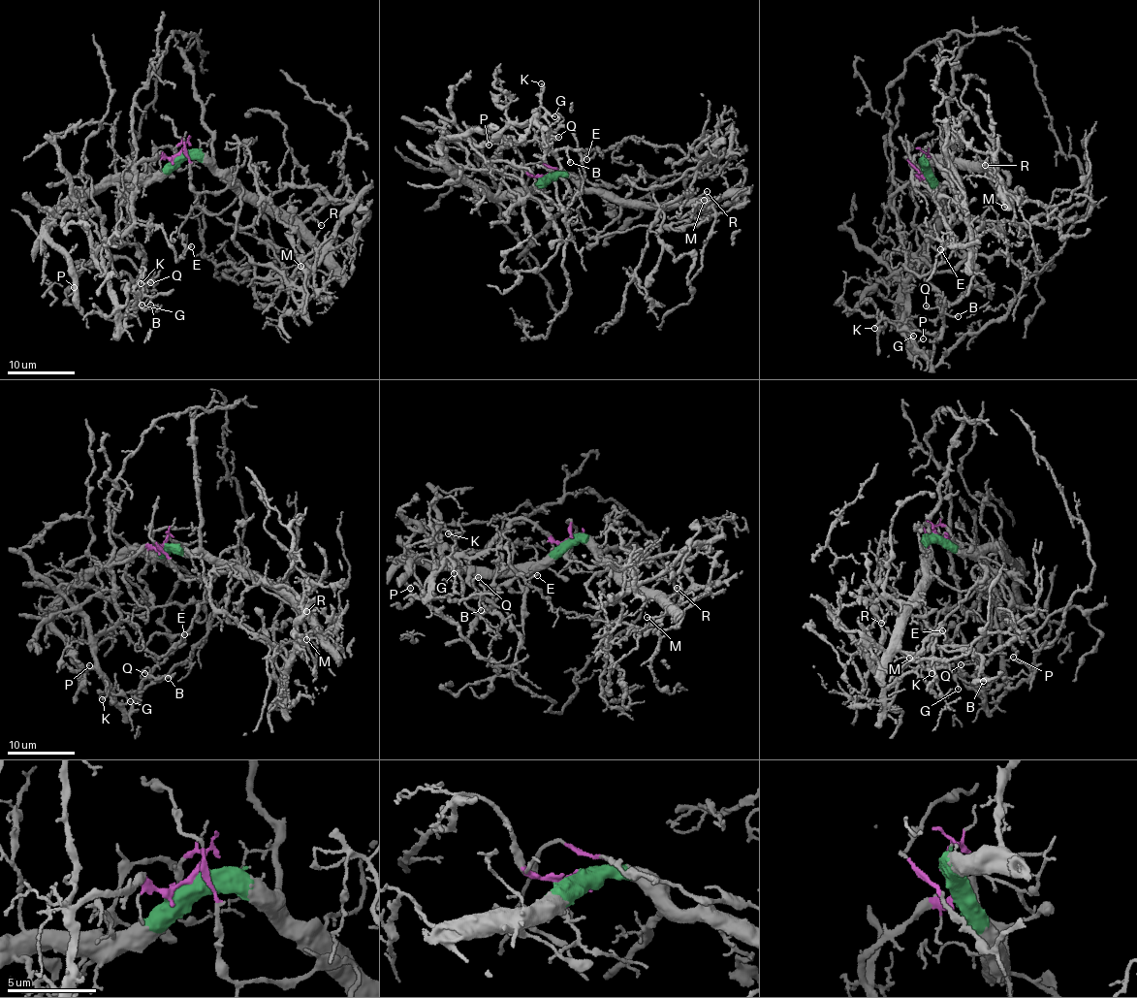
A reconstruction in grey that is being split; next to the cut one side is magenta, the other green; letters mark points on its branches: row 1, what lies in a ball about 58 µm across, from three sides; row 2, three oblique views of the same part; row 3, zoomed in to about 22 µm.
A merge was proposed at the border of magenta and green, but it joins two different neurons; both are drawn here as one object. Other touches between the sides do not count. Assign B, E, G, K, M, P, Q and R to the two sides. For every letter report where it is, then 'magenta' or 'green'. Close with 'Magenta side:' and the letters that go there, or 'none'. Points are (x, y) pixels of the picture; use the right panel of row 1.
B: (958, 316) | magenta
E: (940, 249) | magenta
G: (913, 336) | magenta
K: (874, 328) | magenta
M: (1004, 207) | green
P: (923, 338) | green
Q: (926, 305) | magenta
R: (985, 165) | green
Magenta side: B, E, G, K, Q

